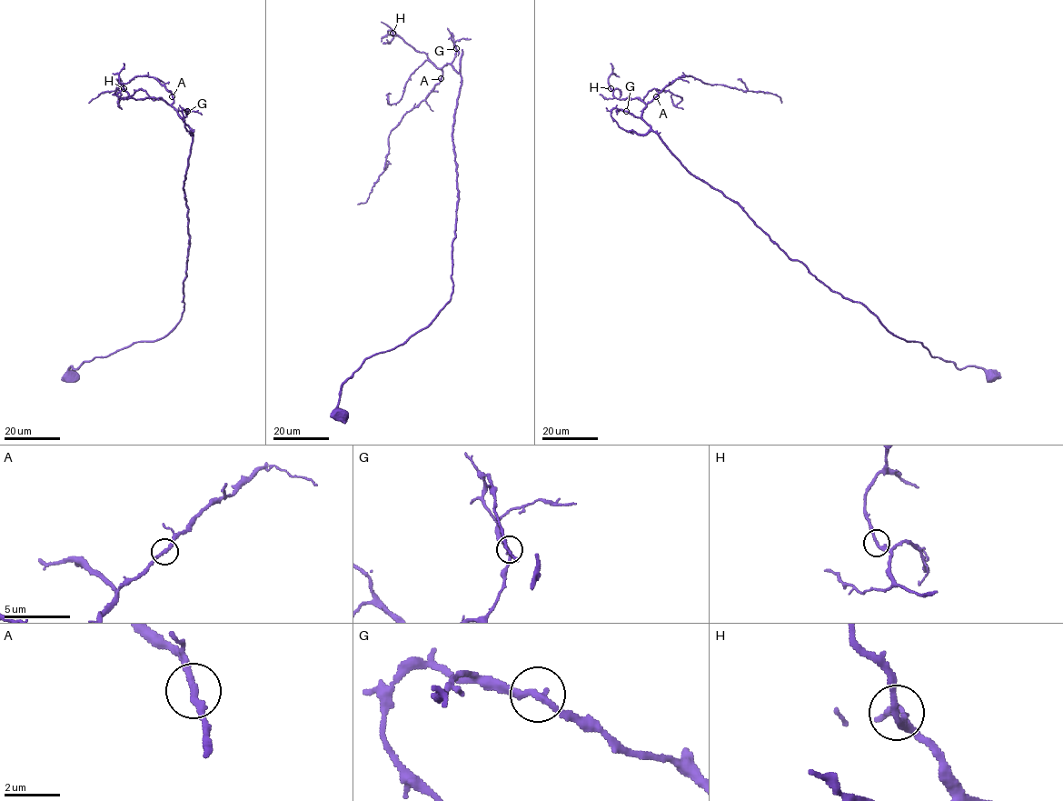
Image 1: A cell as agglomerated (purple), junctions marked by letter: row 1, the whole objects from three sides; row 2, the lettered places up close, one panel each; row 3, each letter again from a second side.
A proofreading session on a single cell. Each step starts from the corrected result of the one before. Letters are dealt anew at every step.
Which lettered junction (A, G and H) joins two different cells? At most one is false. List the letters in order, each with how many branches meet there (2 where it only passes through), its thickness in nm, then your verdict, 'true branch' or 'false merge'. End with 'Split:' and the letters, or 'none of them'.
A: branches 2; calibre 240 nm; true branch
G: branches 2; calibre 240 nm; true branch
H: branches 2; calibre 240 nm; true branch
Split: none of them

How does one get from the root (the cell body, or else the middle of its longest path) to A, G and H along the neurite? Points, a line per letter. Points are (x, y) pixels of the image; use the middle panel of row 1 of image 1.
A: (341, 415), (340, 388), (362, 363), (404, 343), (450, 300), (461, 75), (446, 64), (441, 79)
G: (341, 415), (340, 388), (362, 363), (404, 343), (450, 300), (456, 48)
H: (341, 415), (342, 384), (366, 358), (424, 328), (452, 290), (452, 125), (461, 75), (392, 33)

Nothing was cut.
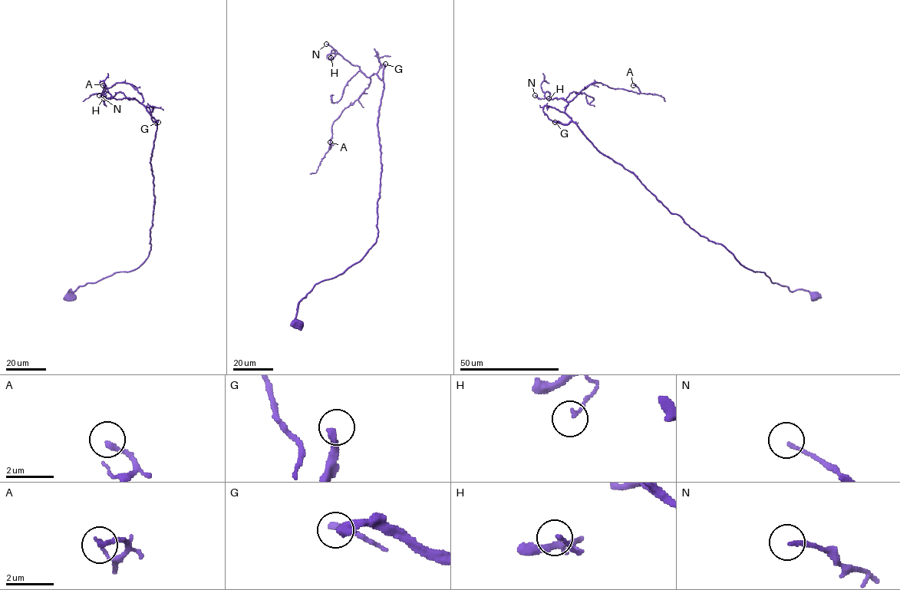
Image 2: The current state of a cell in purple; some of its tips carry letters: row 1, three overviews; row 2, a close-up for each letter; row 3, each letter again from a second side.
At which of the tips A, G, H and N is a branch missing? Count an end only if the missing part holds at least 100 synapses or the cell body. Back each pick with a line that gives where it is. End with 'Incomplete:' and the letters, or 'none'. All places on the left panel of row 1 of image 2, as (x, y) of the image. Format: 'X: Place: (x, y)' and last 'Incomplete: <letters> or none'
G: Place: (158, 122)
Incomplete: G

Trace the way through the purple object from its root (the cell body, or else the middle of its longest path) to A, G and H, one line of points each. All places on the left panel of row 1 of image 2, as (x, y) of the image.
A: (70, 296), (70, 289), (136, 269), (150, 248), (156, 121), (130, 84), (116, 82), (102, 93), (103, 85)
G: (70, 296), (70, 289), (74, 291), (116, 272), (130, 271), (148, 256), (154, 203), (150, 158), (158, 122)
H: (70, 296), (70, 289), (136, 269), (150, 248), (156, 121), (135, 98), (107, 91), (103, 98)

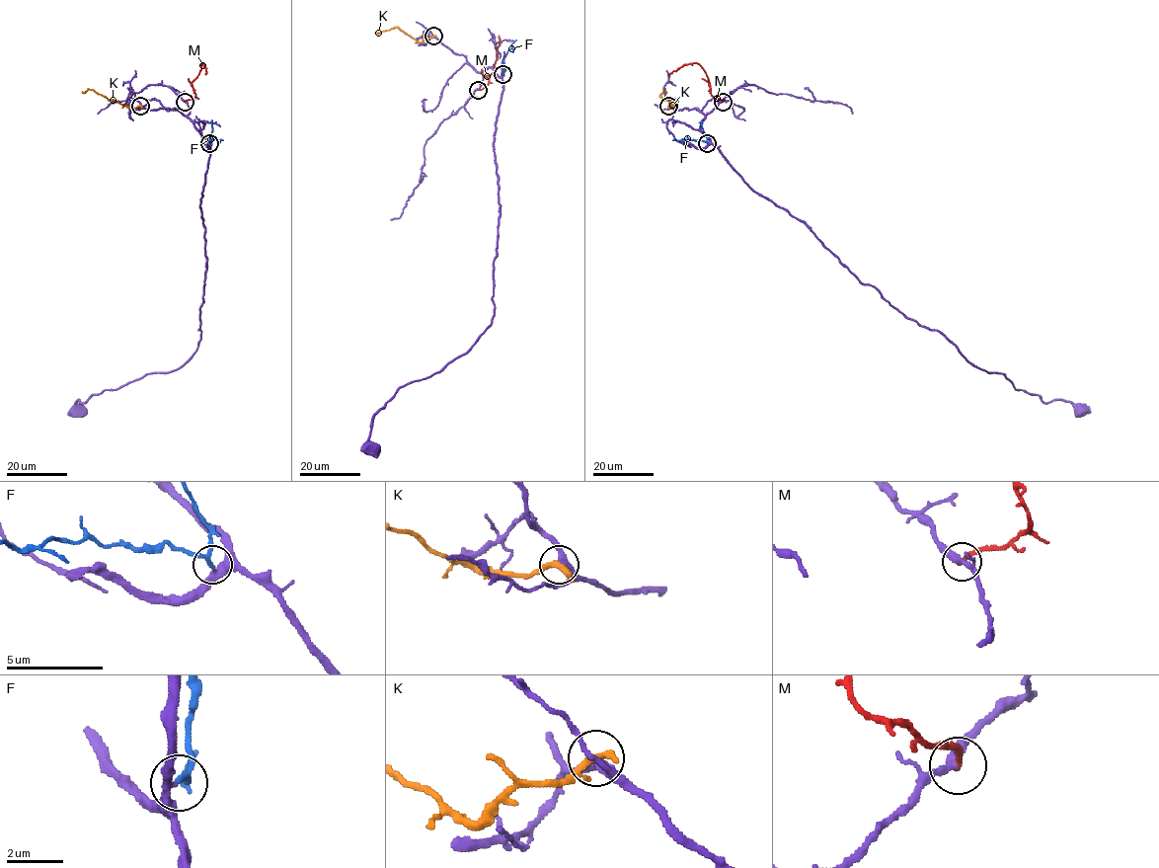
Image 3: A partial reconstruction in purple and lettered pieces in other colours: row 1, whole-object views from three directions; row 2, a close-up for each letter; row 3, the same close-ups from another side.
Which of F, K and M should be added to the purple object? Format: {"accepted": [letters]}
{"accepted": ["F"]}

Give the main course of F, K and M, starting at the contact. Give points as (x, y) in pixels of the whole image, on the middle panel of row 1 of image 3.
F: (502, 74), (503, 57), (516, 39)
K: (433, 36), (419, 42), (397, 27), (375, 33)
M: (478, 90), (489, 80), (485, 77), (494, 70), (499, 36)

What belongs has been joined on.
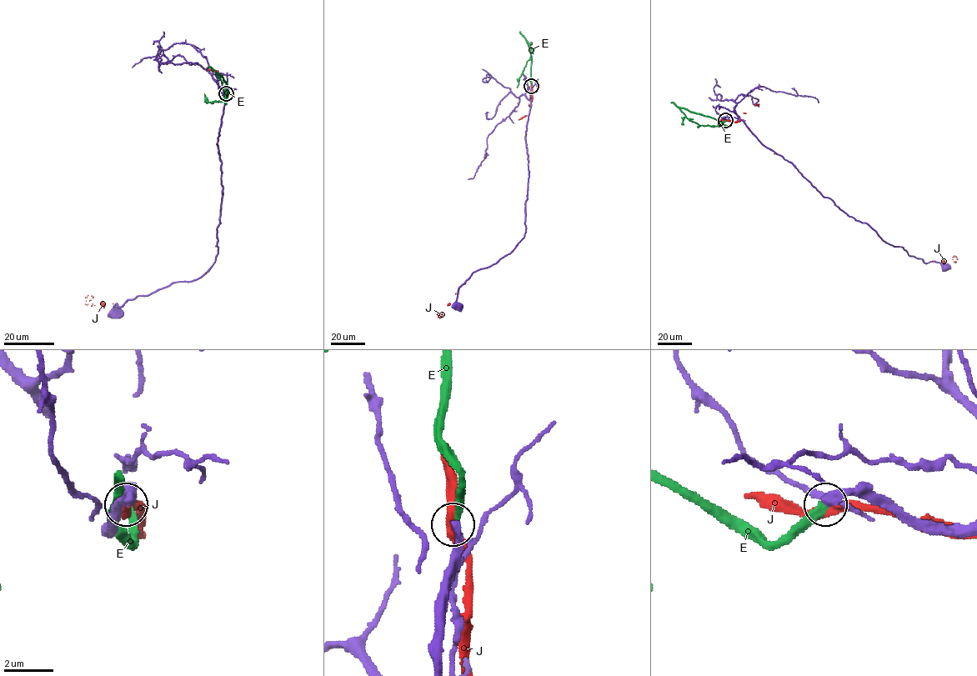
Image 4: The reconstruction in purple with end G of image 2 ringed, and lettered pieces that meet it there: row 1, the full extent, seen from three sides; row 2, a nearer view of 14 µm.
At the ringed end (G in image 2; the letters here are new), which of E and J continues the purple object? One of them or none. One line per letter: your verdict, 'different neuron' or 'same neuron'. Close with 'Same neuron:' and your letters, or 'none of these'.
E: same neuron
J: different neuron
Same neuron: E

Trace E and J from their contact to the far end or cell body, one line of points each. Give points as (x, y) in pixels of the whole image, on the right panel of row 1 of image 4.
E: (725, 120), (721, 122), (679, 107), (688, 118), (699, 125), (727, 126)
J: (726, 120), (741, 120), (774, 153), (933, 262), (956, 257)

